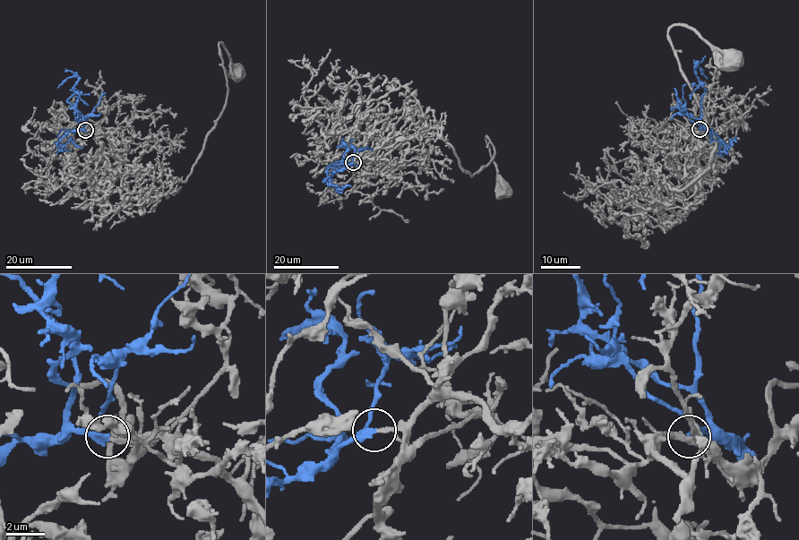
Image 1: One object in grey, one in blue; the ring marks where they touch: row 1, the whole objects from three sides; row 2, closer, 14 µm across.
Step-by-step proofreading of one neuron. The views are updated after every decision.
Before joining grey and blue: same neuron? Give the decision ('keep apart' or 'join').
join

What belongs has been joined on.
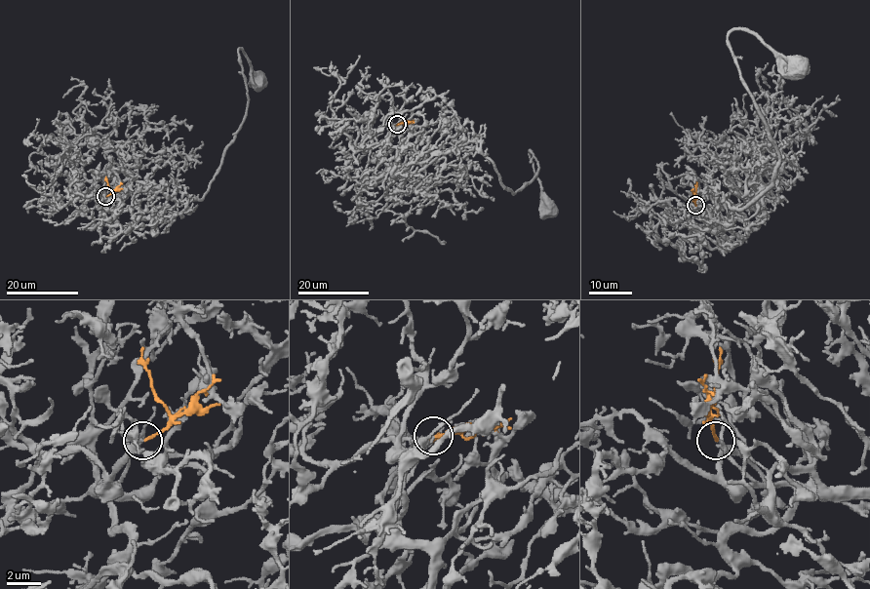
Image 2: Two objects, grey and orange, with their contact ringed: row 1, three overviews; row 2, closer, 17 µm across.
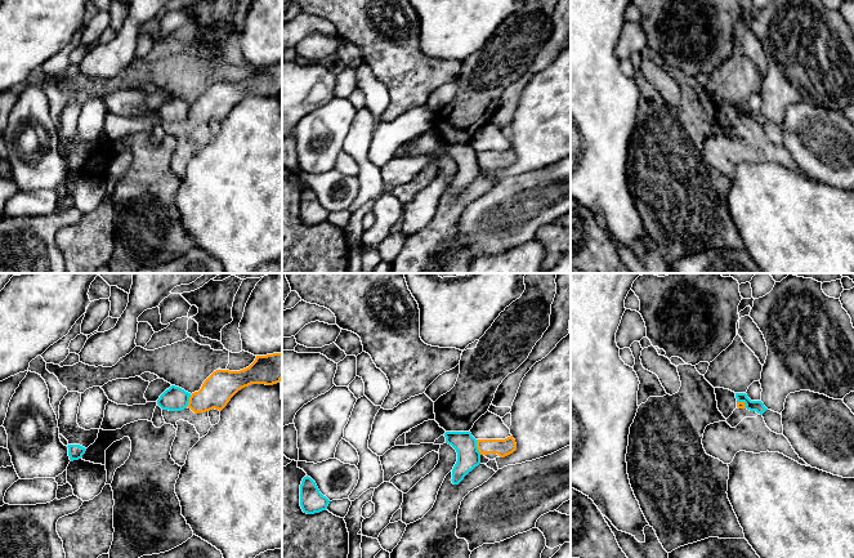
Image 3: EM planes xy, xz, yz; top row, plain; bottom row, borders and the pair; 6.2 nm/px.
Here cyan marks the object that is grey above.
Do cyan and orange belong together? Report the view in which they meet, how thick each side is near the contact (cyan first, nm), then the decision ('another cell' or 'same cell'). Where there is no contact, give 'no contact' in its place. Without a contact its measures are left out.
xz | 140/110 nm | another cell

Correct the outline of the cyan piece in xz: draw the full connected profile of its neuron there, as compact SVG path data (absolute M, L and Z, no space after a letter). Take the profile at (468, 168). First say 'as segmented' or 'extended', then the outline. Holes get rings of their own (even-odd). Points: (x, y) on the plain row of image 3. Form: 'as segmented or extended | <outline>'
as segmented | M446 143L446 155L457 164L457 173L452 180L452 195L459 196L464 188L480 175L477 151L470 143Z

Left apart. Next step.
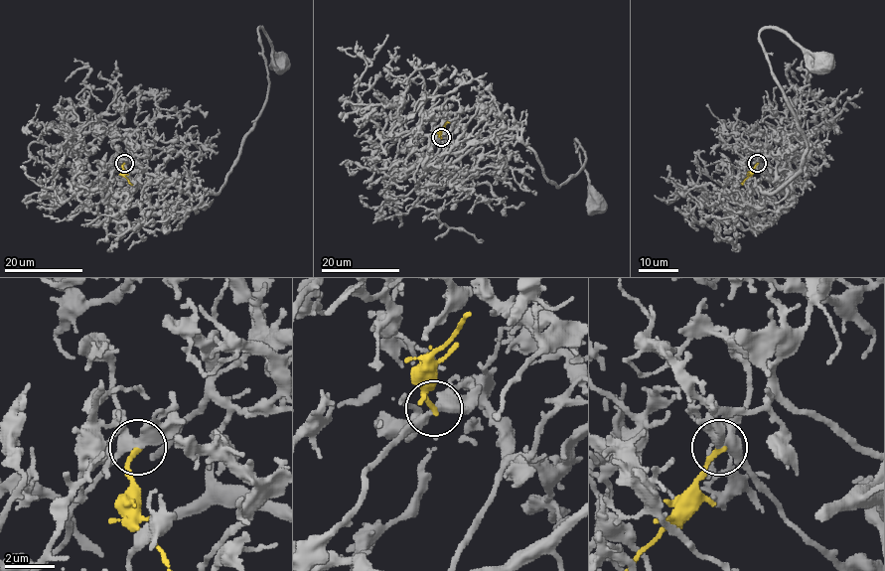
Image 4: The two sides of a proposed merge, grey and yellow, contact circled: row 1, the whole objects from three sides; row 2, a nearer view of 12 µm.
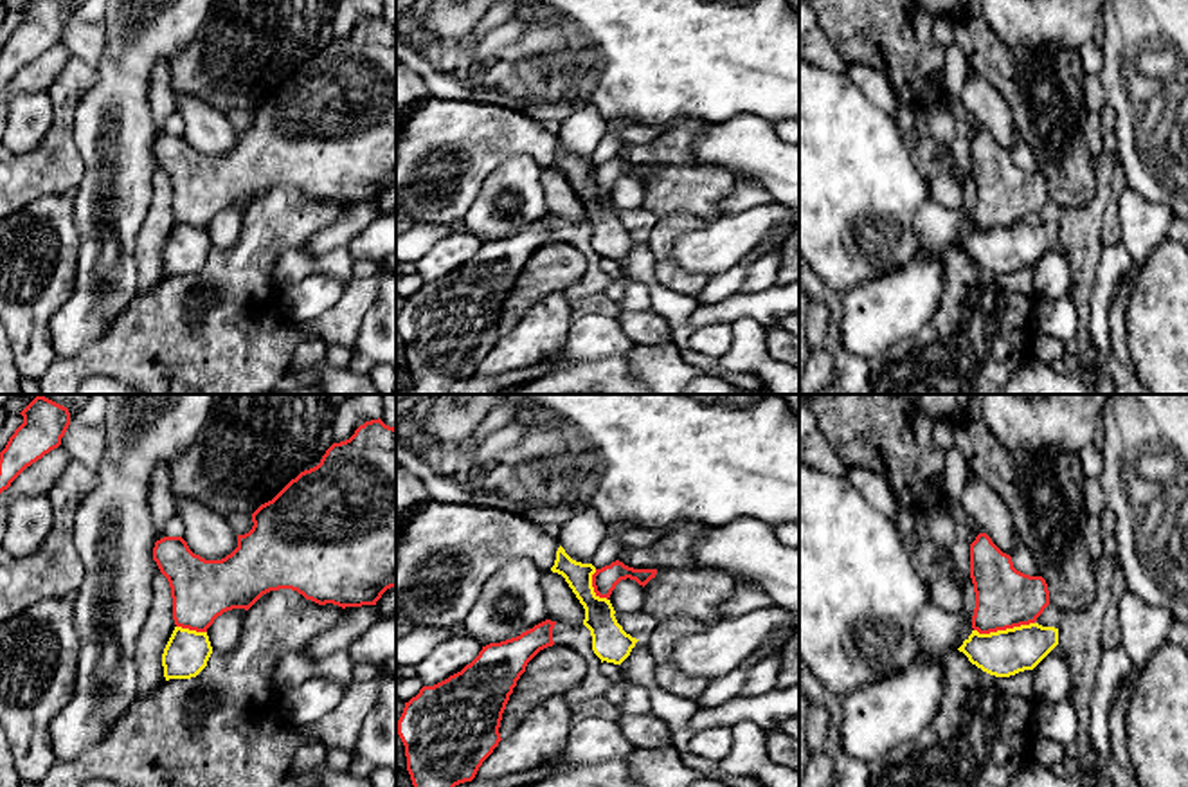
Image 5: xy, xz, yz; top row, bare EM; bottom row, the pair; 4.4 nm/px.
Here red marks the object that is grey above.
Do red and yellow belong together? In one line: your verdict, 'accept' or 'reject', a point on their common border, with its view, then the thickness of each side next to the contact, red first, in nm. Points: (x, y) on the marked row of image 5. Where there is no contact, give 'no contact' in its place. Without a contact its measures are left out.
reject; meets red in yz at (1003, 629); 260 nm thick on the red side, 200 nm on the other

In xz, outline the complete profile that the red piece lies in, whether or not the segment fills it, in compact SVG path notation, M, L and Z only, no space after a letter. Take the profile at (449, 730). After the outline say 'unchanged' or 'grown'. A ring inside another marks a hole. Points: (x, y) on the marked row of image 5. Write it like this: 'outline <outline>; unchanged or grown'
outline M545 620L517 638L490 643L461 672L423 686L405 702L398 720L398 735L405 746L407 771L414 787L455 787L472 782L482 762L499 746L500 720L527 663L544 648L553 647L556 621Z; unchanged

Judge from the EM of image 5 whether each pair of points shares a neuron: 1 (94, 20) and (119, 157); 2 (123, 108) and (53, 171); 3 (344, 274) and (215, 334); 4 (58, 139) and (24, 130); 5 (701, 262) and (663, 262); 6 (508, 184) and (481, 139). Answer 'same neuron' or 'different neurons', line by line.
1: different neurons
2: different neurons
3: different neurons
4: different neurons
5: different neurons
6: different neurons

